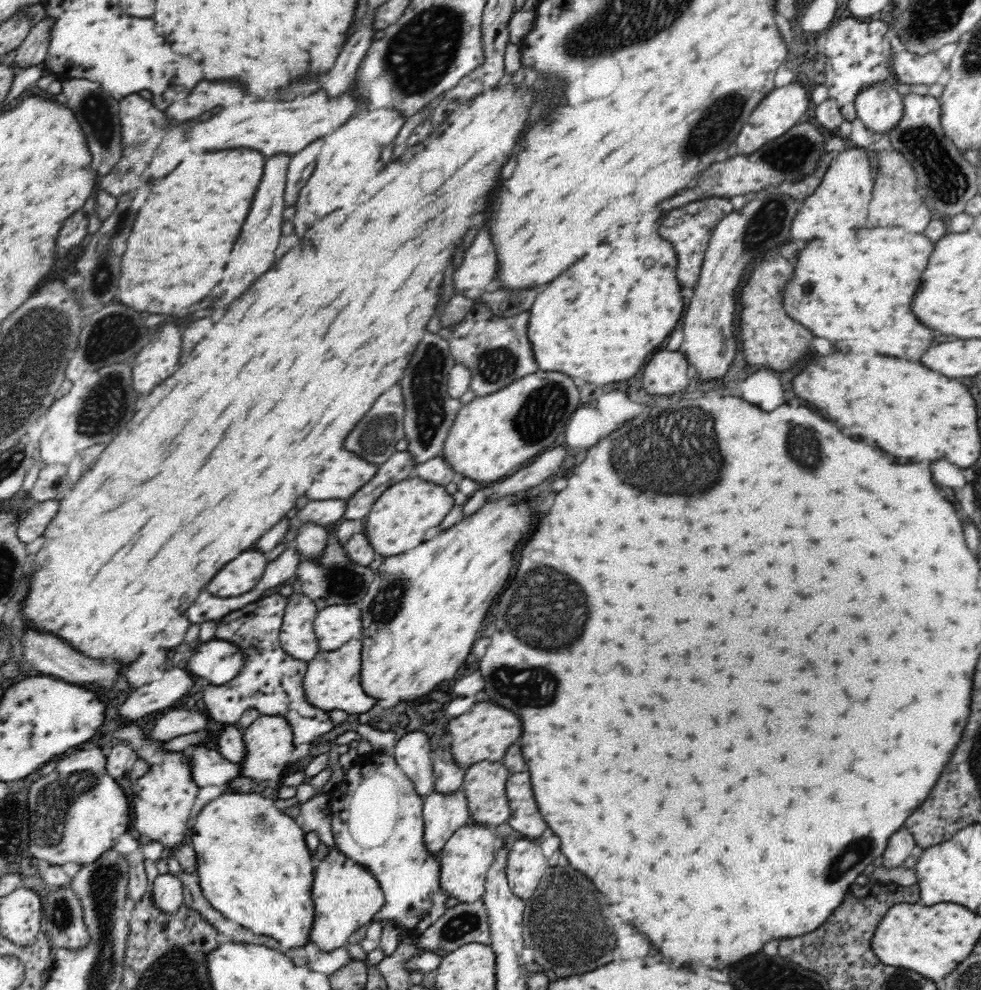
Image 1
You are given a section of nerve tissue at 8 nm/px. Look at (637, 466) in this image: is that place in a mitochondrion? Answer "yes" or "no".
yes

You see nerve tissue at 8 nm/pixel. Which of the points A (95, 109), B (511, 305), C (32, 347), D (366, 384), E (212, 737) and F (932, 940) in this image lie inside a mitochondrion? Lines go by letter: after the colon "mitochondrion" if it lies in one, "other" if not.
A: mitochondrion
B: other
C: mitochondrion
D: other
E: other
F: other

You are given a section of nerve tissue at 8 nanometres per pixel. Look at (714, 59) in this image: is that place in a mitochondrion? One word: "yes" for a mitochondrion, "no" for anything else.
no

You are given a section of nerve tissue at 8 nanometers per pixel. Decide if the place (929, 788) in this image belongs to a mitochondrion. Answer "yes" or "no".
no

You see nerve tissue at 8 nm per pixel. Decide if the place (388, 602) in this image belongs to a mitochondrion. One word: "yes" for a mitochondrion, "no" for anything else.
yes

